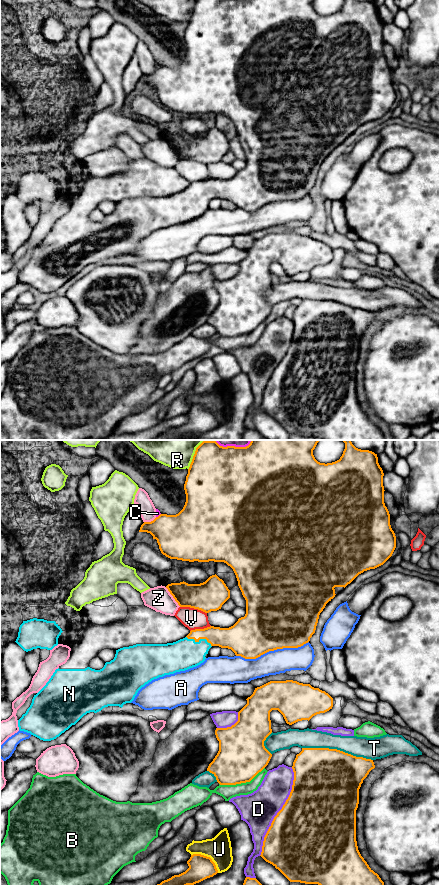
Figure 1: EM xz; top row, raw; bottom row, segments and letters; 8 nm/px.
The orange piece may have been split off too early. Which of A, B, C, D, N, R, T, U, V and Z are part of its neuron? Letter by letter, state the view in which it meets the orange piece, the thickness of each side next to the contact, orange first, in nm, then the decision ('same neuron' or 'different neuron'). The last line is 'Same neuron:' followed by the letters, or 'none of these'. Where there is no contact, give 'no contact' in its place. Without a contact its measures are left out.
A: xz | 480/190 nm | different neuron
B: xz | 380/110 nm | different neuron
C: xz | 360/40 nm | different neuron
D: xz | 500/280 nm | different neuron
N: xz | 170/240 nm | same neuron
R: xz | 480/180 nm | same neuron
T: xz | 500/160 nm | different neuron
U: xz | 200/200 nm | different neuron
V: xz | 240/160 nm | different neuron
Z: xz | 220/190 nm | different neuron
Same neuron: N, R

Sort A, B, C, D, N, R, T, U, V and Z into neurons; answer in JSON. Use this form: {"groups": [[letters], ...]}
{"groups": [["A"], ["B"], ["C"], ["D"], ["N", "R"], ["T"], ["U"], ["V"], ["Z"]]}

